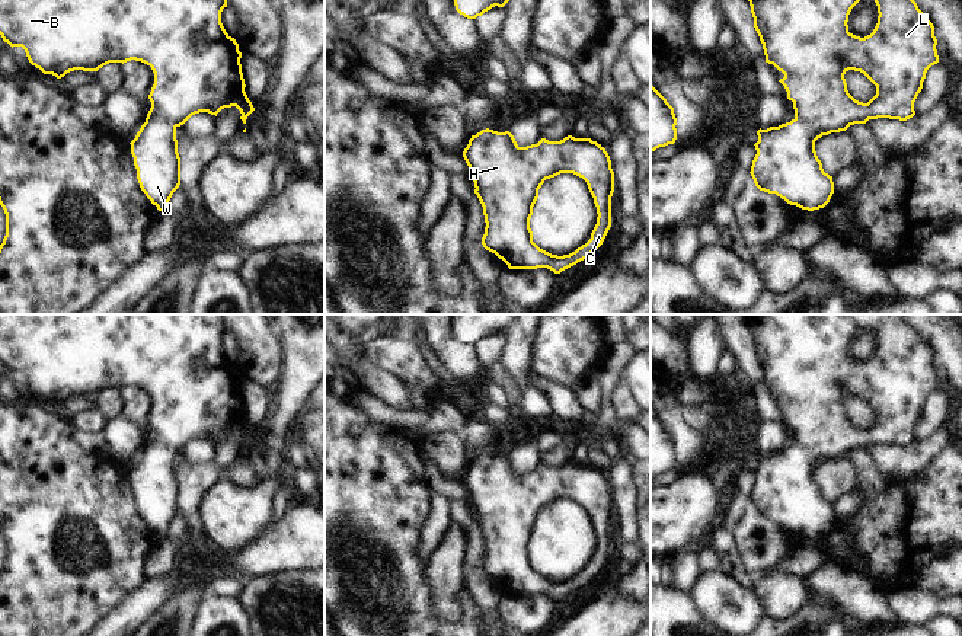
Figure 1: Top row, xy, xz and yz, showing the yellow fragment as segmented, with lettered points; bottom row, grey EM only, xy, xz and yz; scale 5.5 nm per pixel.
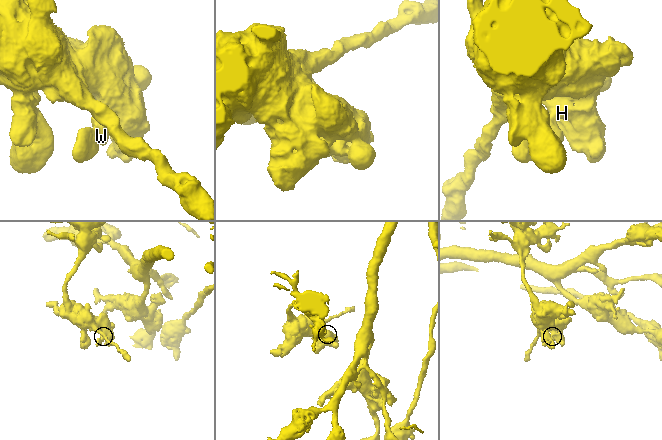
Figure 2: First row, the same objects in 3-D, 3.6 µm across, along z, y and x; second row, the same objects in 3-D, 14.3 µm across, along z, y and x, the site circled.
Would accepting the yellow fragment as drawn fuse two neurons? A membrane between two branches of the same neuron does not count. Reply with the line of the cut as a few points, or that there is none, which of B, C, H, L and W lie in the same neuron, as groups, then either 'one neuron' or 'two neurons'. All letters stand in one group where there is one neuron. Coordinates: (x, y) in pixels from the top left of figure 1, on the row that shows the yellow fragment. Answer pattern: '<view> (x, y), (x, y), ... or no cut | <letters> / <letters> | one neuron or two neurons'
no cut | B C H L W | one neuron

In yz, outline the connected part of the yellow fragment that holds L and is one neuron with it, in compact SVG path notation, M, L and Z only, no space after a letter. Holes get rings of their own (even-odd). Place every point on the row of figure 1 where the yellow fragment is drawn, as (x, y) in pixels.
M860 0L748 1L766 63L784 74L779 82L795 109L790 122L757 131L757 154L750 173L760 191L776 194L790 205L808 211L824 208L834 194L834 182L822 169L815 141L869 119L913 118L926 73L939 63L934 26L914 0L875 0L878 23L864 38L850 33L847 25L851 9ZM848 70L863 73L876 86L876 95L867 103L848 93L844 79Z

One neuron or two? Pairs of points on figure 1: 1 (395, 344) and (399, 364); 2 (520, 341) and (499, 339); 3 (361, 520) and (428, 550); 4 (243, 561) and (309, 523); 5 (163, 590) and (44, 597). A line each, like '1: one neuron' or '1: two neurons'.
1: one neuron
2: two neurons
3: two neurons
4: one neuron
5: two neurons

